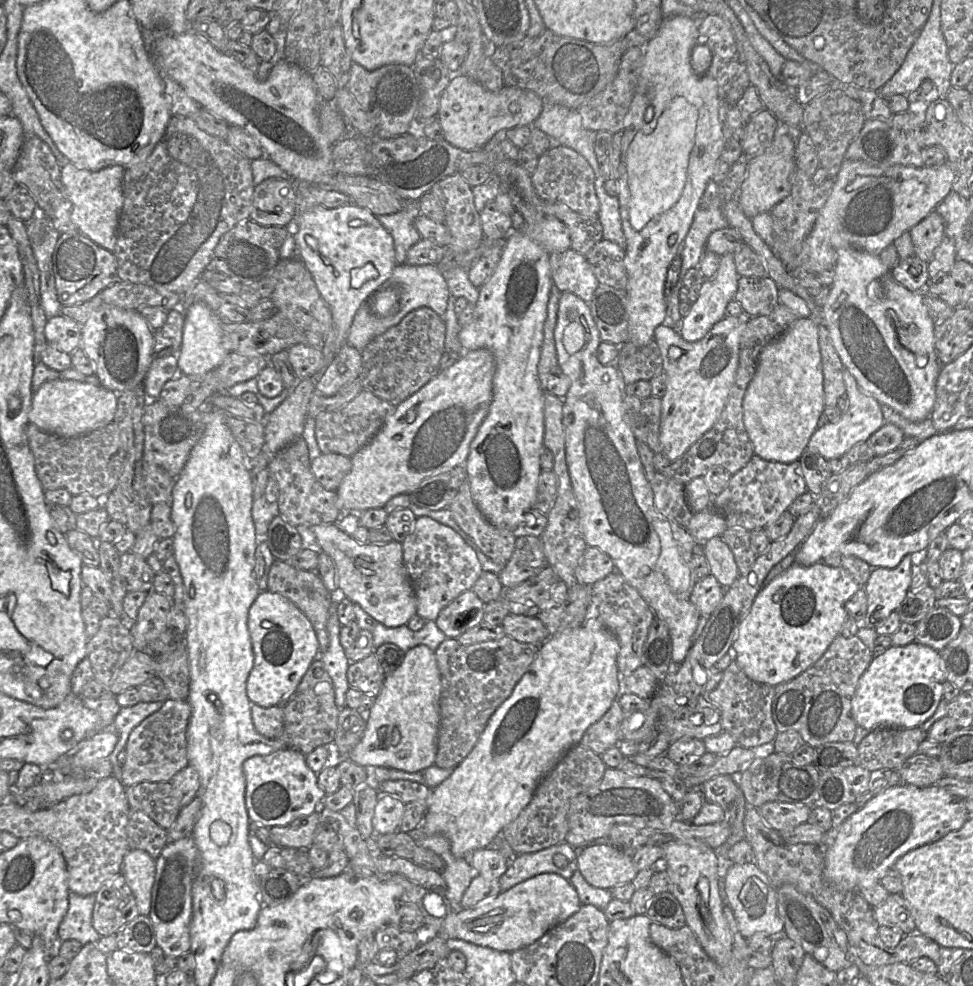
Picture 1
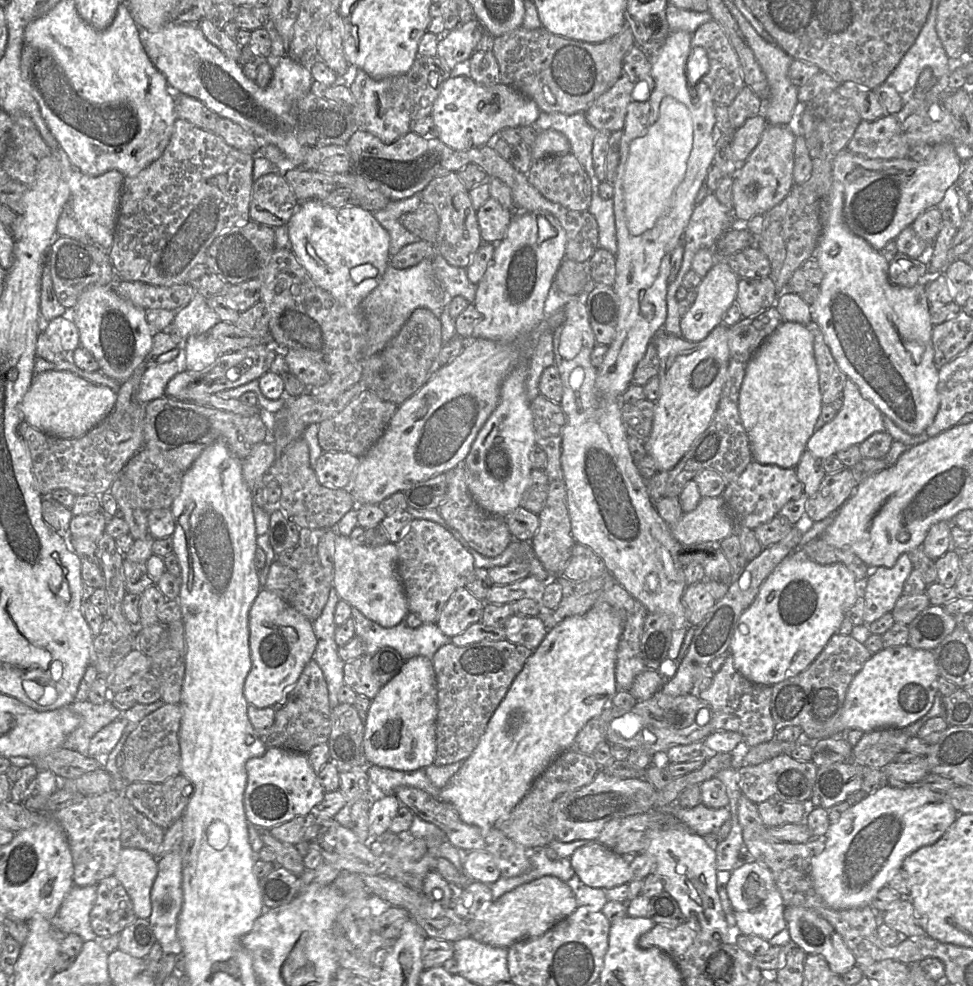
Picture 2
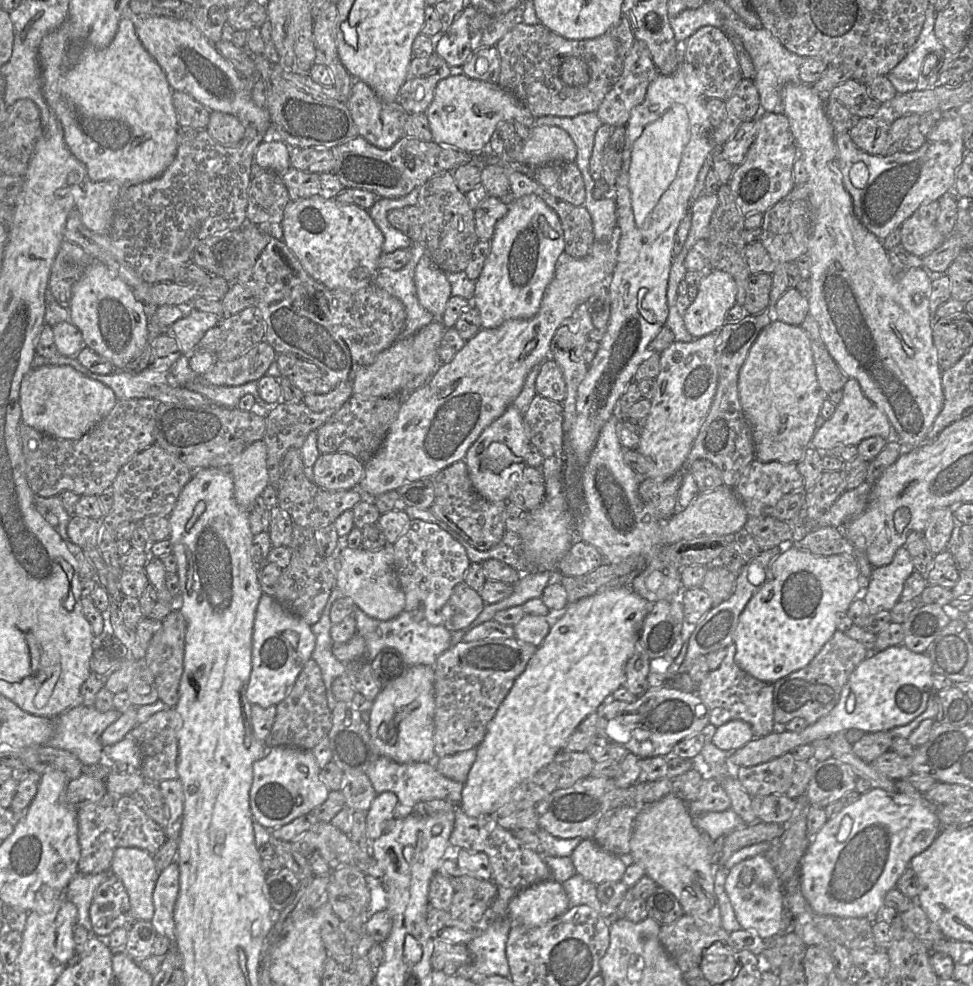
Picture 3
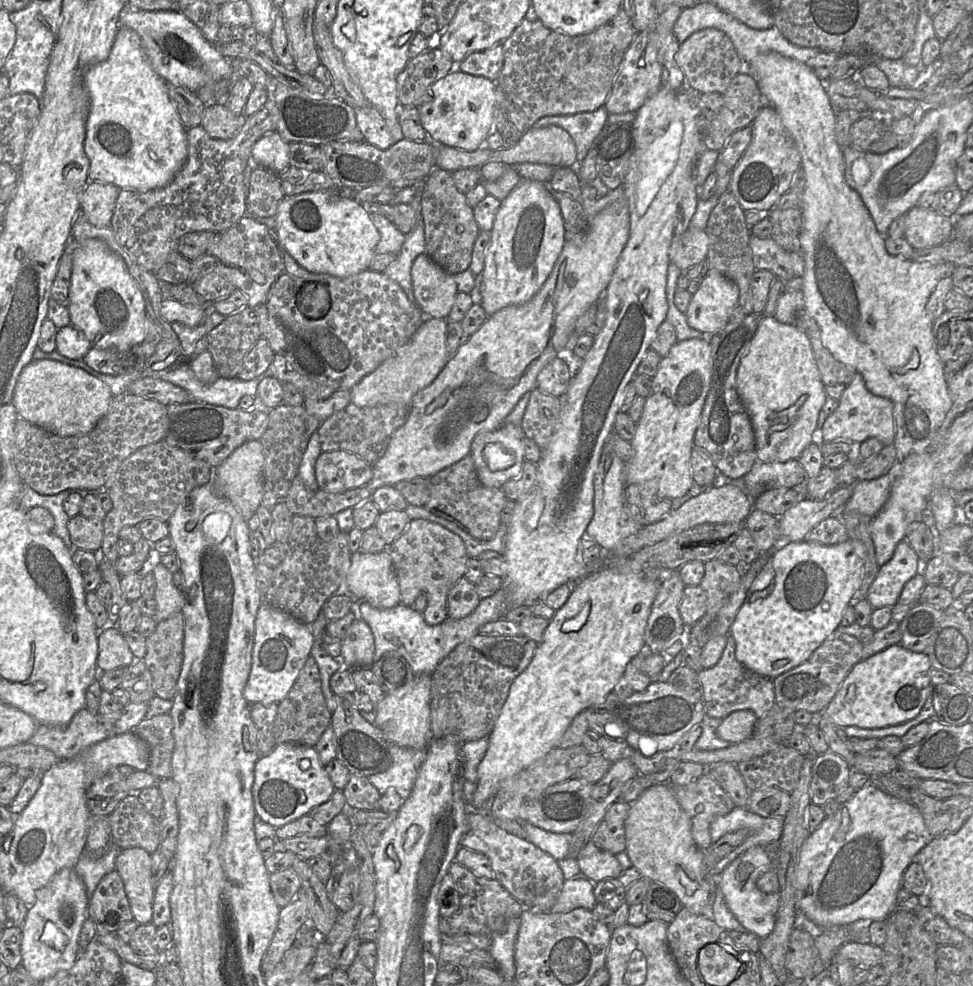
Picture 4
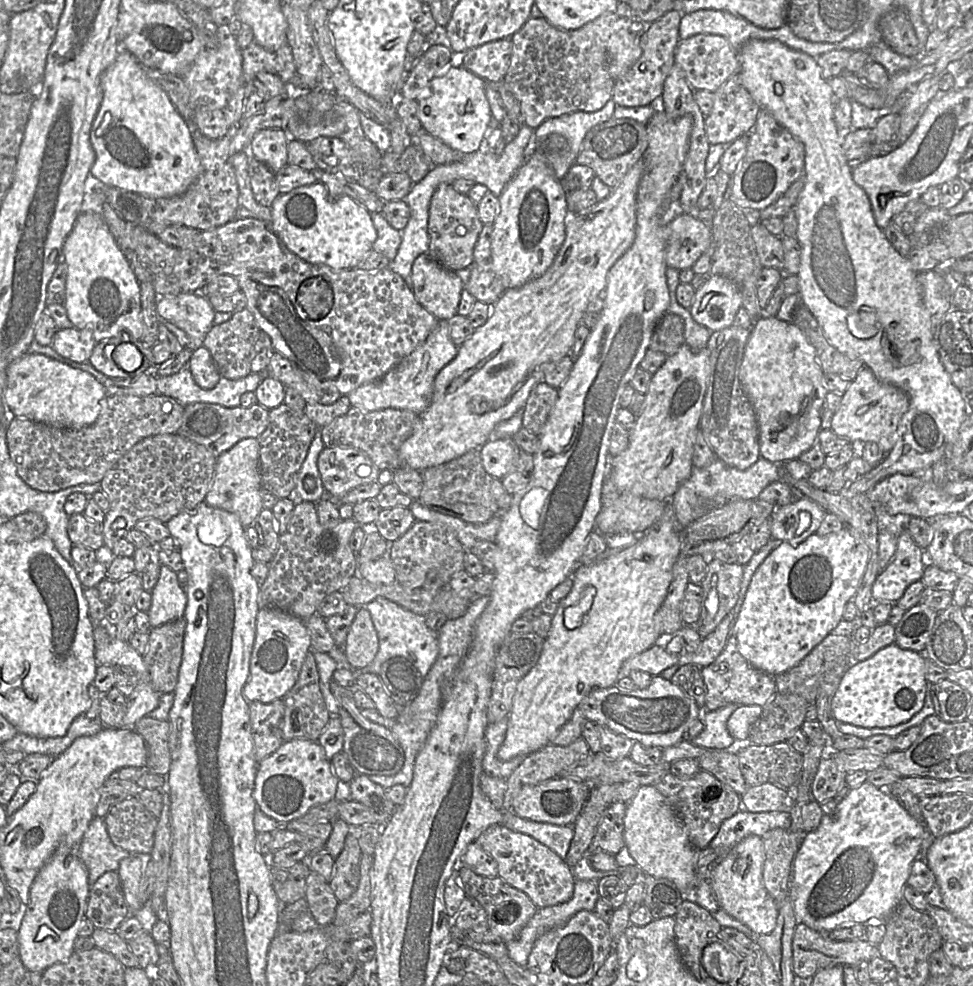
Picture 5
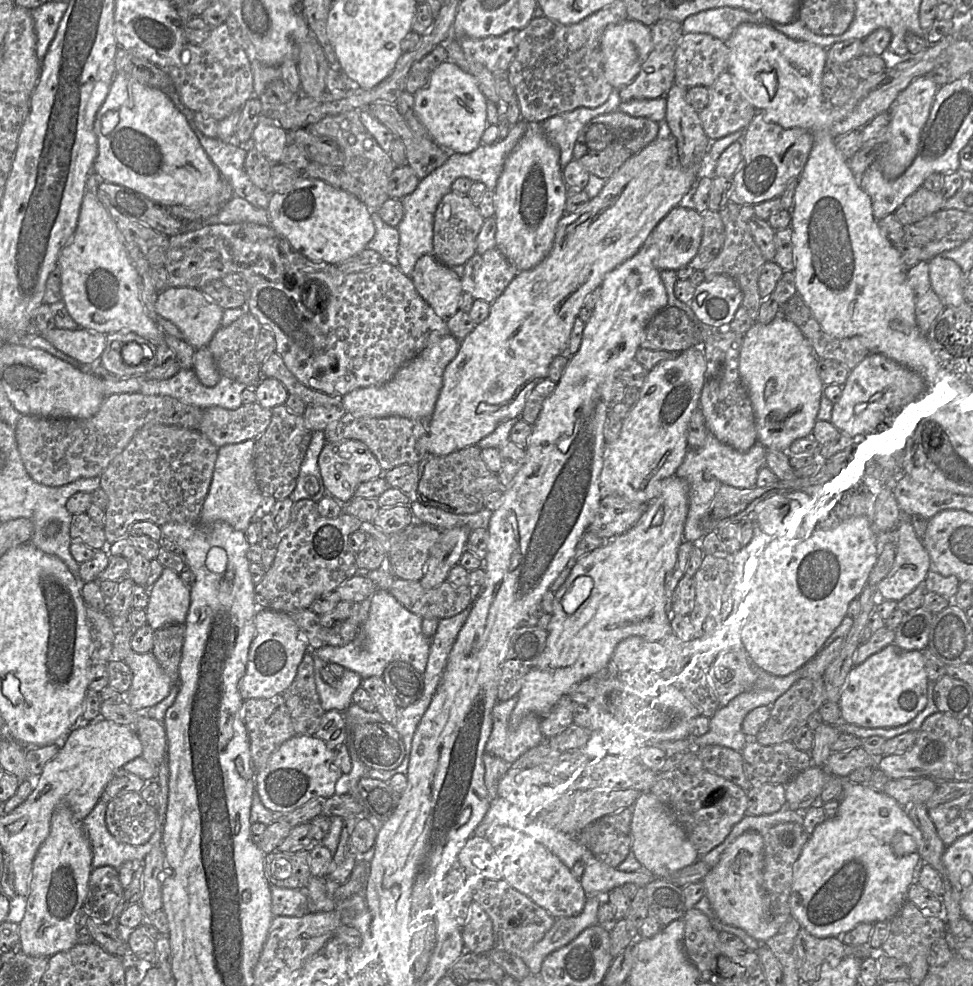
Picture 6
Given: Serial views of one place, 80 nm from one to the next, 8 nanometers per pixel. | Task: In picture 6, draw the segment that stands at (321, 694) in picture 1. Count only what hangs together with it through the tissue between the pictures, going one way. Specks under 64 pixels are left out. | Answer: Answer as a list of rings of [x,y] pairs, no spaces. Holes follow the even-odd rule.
[[[307,652],[291,685],[282,694],[296,736],[315,736],[324,716],[314,679],[314,658]]]

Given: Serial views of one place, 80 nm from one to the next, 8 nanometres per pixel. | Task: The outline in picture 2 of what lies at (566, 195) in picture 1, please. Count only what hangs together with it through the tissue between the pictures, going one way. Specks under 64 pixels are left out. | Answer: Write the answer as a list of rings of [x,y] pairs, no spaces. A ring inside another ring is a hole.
[[[572,153],[534,160],[526,176],[529,183],[548,200],[571,210],[588,210],[592,199],[591,180]]]

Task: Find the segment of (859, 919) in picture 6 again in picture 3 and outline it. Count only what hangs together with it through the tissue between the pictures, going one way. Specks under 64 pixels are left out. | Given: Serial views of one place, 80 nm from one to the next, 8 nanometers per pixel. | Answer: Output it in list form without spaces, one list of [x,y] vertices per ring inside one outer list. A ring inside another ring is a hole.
[[[872,788],[827,820],[811,842],[800,865],[800,887],[813,910],[821,915],[873,918],[883,909],[886,893],[895,888],[911,859],[926,850],[940,833],[935,806],[925,796],[913,798],[899,792]]]

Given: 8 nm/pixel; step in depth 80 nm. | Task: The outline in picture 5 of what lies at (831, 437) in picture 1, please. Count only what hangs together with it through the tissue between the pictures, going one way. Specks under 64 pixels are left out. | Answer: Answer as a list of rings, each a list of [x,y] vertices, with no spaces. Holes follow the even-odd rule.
[[[863,367],[842,396],[830,429],[836,435],[847,438],[850,444],[856,440],[874,442],[886,455],[894,448],[898,424],[908,408],[909,397],[902,389],[881,383],[870,368]]]

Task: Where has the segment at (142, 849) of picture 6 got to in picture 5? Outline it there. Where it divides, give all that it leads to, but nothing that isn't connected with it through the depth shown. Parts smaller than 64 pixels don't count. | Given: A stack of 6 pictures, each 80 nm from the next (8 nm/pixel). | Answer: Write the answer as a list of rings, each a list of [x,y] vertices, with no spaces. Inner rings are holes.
[[[94,816],[77,847],[77,855],[87,868],[89,888],[105,872],[117,872],[120,861],[130,854],[113,844],[105,817]]]

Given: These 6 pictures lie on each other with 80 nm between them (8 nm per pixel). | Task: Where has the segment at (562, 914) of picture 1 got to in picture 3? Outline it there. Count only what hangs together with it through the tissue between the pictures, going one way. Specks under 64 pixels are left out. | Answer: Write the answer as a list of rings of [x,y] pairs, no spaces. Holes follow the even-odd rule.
[[[550,879],[519,891],[508,906],[513,925],[534,928],[564,914],[570,908],[562,883]]]

